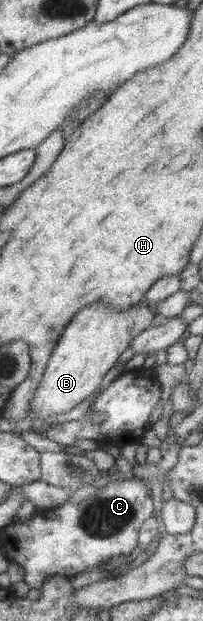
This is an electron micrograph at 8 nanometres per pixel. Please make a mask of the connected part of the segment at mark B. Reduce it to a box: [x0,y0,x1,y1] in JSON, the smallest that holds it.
[16,298,155,432]

